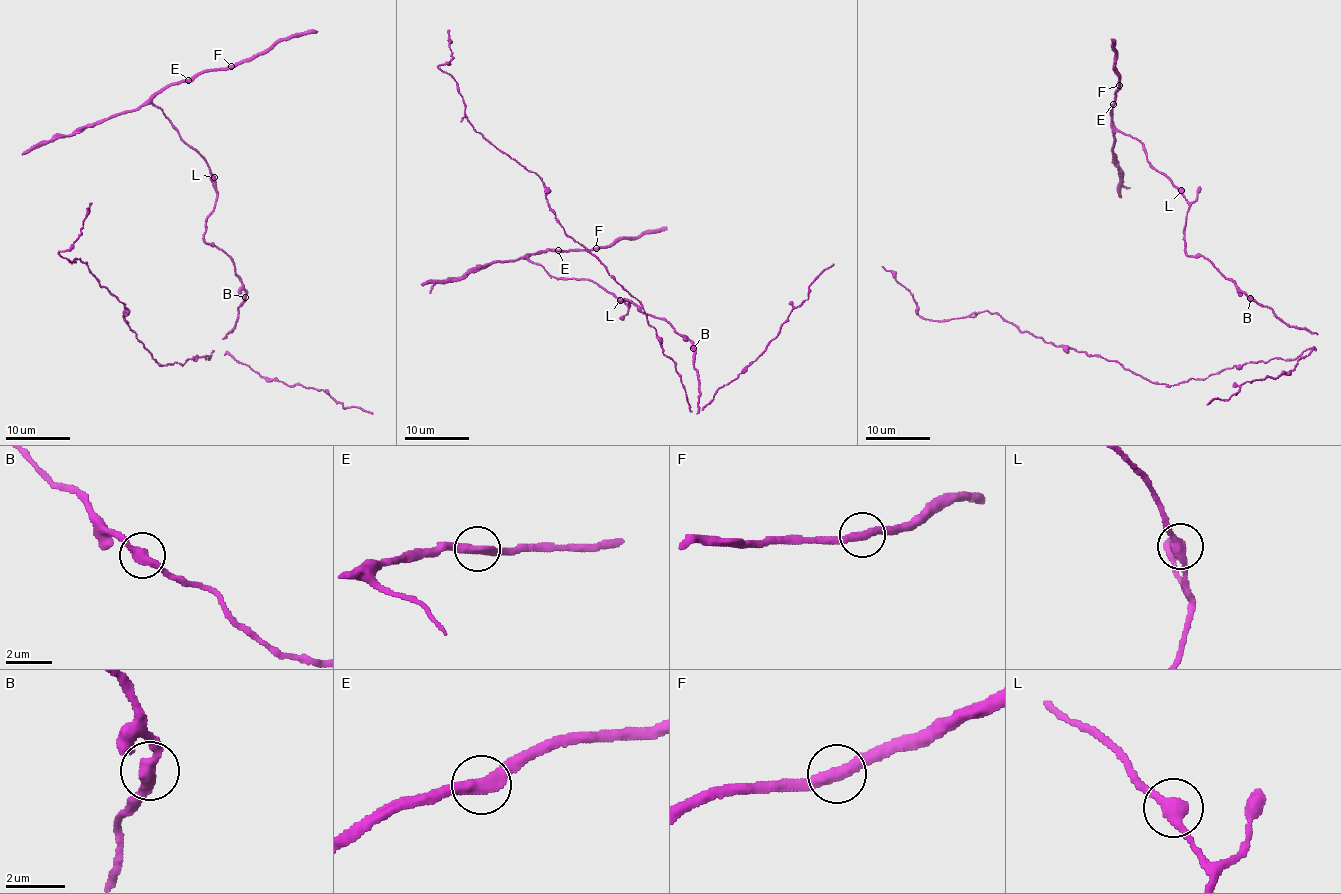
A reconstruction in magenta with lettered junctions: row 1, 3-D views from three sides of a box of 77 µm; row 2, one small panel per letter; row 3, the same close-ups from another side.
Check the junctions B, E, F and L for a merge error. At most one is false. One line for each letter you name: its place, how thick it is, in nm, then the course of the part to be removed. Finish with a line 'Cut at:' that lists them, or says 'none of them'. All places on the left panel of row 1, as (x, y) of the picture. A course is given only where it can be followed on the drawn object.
B: at (245, 297); 400 nm thick
Cut at: B

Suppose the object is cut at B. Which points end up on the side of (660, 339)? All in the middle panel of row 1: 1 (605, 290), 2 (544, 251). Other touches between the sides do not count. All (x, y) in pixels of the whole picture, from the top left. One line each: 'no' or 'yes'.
1: no
2: no

